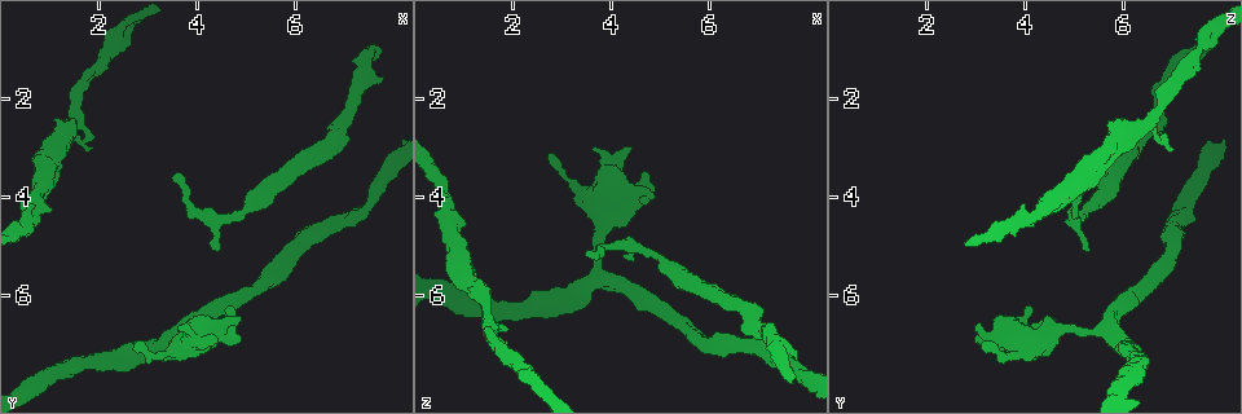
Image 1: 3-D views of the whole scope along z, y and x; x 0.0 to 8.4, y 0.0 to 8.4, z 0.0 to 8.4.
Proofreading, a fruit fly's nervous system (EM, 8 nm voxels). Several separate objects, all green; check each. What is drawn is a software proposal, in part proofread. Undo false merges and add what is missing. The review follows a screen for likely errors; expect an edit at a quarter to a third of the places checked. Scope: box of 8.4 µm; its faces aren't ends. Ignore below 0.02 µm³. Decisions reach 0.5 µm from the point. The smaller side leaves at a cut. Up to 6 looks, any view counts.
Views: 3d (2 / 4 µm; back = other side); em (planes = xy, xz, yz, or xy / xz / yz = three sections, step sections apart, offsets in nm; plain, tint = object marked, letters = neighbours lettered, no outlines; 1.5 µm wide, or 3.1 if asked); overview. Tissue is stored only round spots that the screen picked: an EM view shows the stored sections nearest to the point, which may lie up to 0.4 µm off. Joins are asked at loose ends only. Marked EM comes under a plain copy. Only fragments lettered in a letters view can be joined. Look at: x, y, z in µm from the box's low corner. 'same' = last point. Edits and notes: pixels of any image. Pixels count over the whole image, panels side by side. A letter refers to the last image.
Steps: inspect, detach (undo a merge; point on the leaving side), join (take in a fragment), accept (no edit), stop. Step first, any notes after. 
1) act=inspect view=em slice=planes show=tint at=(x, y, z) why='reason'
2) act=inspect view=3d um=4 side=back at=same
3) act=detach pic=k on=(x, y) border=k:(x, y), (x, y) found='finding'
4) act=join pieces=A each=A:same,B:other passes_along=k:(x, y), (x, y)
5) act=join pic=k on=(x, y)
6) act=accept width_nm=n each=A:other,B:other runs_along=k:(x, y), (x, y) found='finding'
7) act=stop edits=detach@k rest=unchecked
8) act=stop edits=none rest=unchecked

act=inspect view=3d um=4 at=(7.65, 0.95, 7.75) why='an open end'

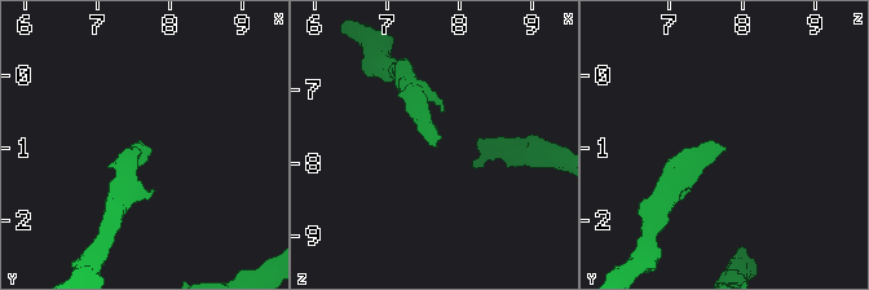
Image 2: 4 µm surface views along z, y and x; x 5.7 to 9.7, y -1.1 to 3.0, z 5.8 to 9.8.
act=inspect view=em slice=yz step=4 show=letters at=(7.65, 0.95, 7.75) why='need the tissue'

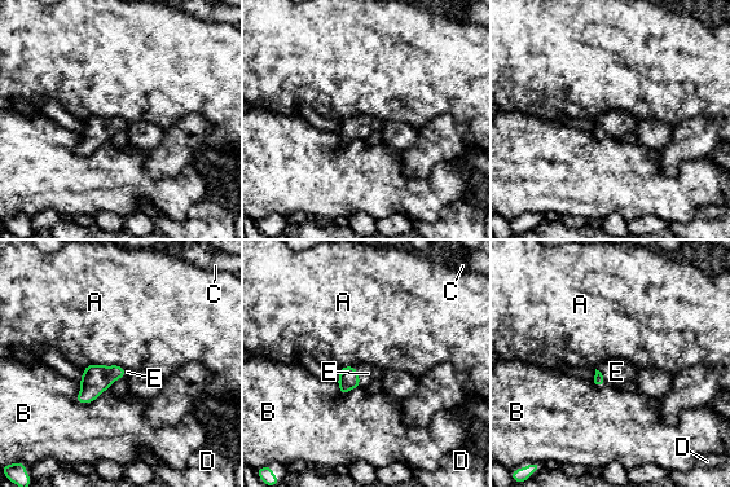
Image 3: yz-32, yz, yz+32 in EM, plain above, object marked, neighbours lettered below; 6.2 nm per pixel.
act=join pieces=E each=A:other,B:other,C:other,D:other,E:same passes_along=3:(348, 379), (357, 376), (368, 373) found='the neuron continues'

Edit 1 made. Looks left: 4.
act=inspect view=overview why='see it whole again'

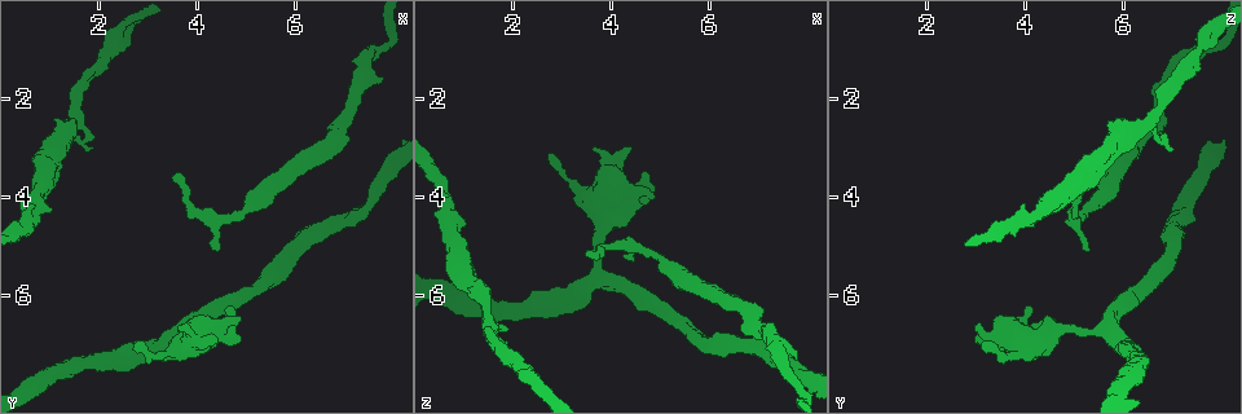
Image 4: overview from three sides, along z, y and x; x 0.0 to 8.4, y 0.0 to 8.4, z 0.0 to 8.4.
act=inspect view=3d um=4 at=(3.60, 3.50, 5.30) why='free end'

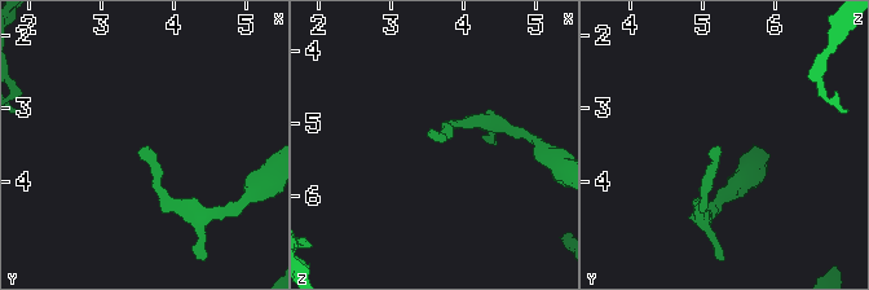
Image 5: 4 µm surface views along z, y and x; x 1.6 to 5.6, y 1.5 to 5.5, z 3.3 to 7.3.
act=inspect view=em slice=yz step=8 show=letters at=(3.65, 3.55, 5.30) why='now the EM'

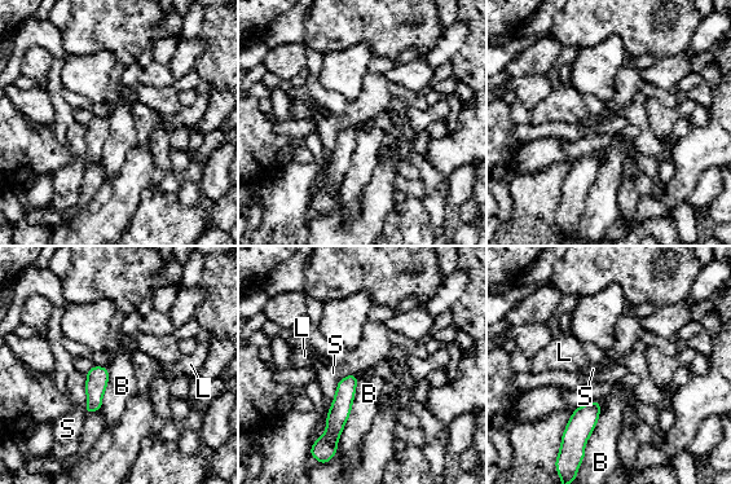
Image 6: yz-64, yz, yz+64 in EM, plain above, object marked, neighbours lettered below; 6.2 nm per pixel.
act=inspect view=em slice=planes show=letters at=same why='cut it another way'

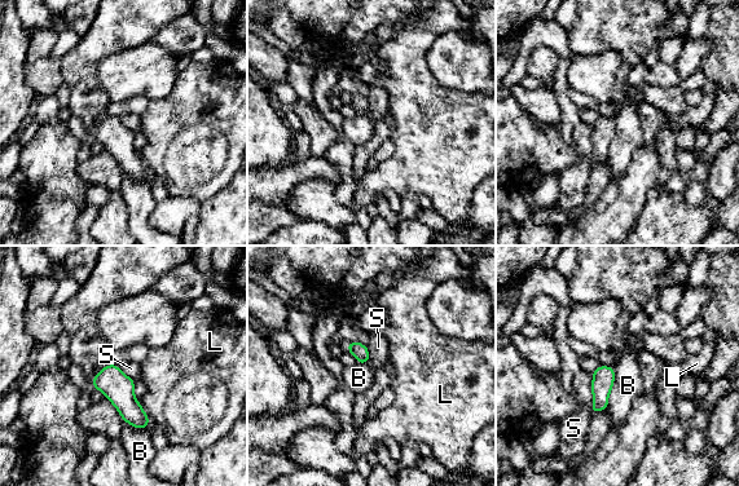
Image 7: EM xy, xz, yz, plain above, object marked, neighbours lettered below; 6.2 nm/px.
act=accept each=B:other,L:other,S:other border=7:(615, 369), (615, 380), (606, 409) found='no lettered fragment goes on from it'

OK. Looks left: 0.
act=stop edits=join@3 rest=unchecked

